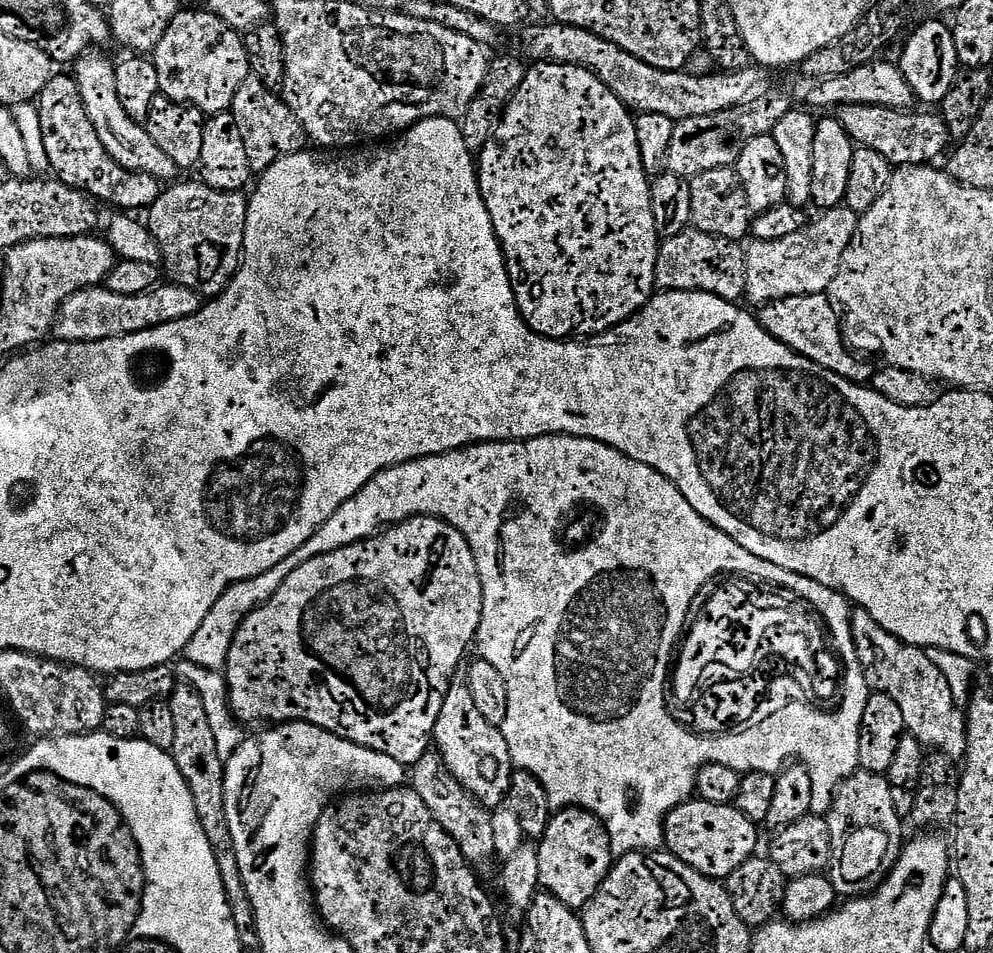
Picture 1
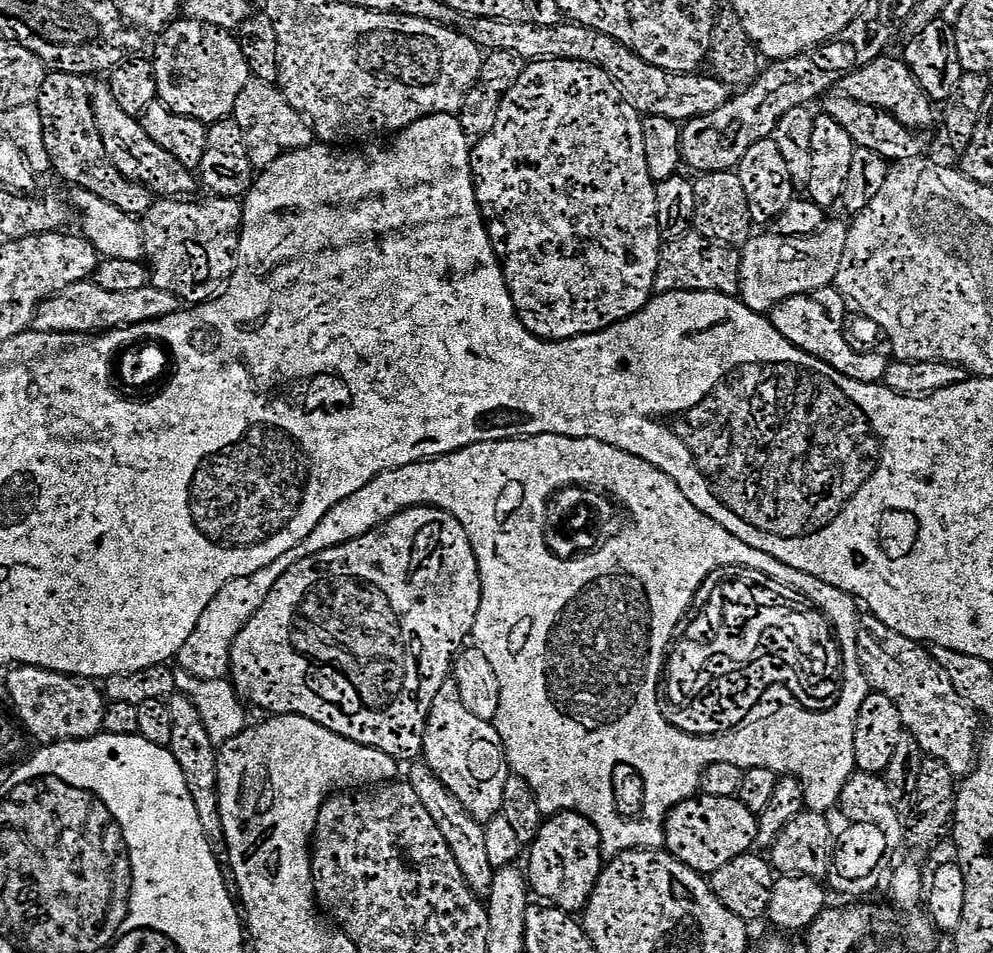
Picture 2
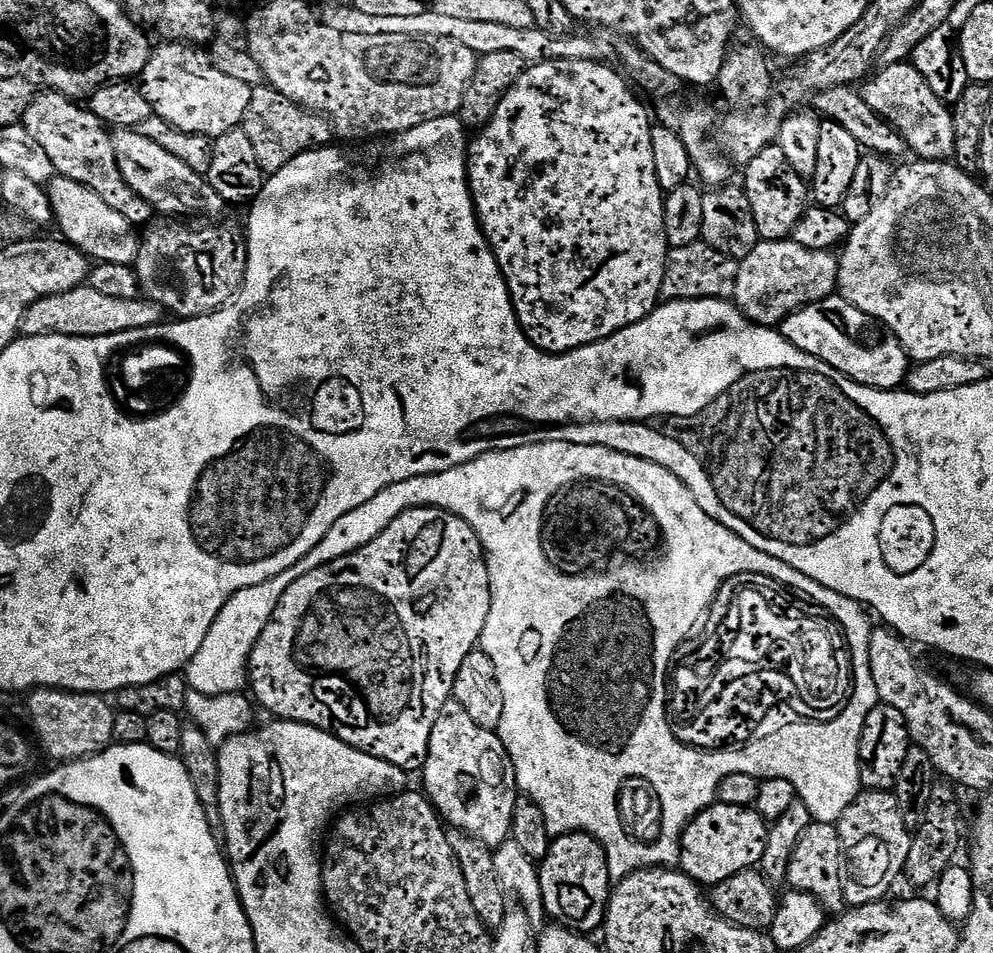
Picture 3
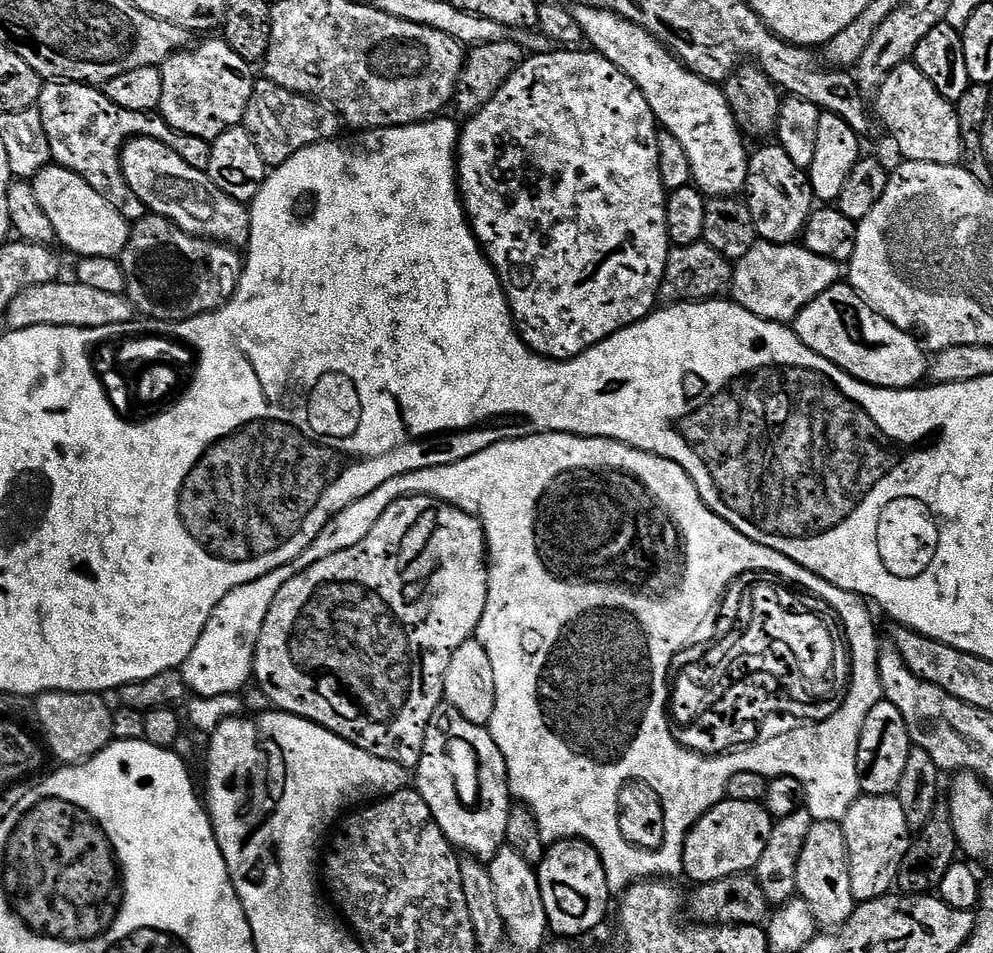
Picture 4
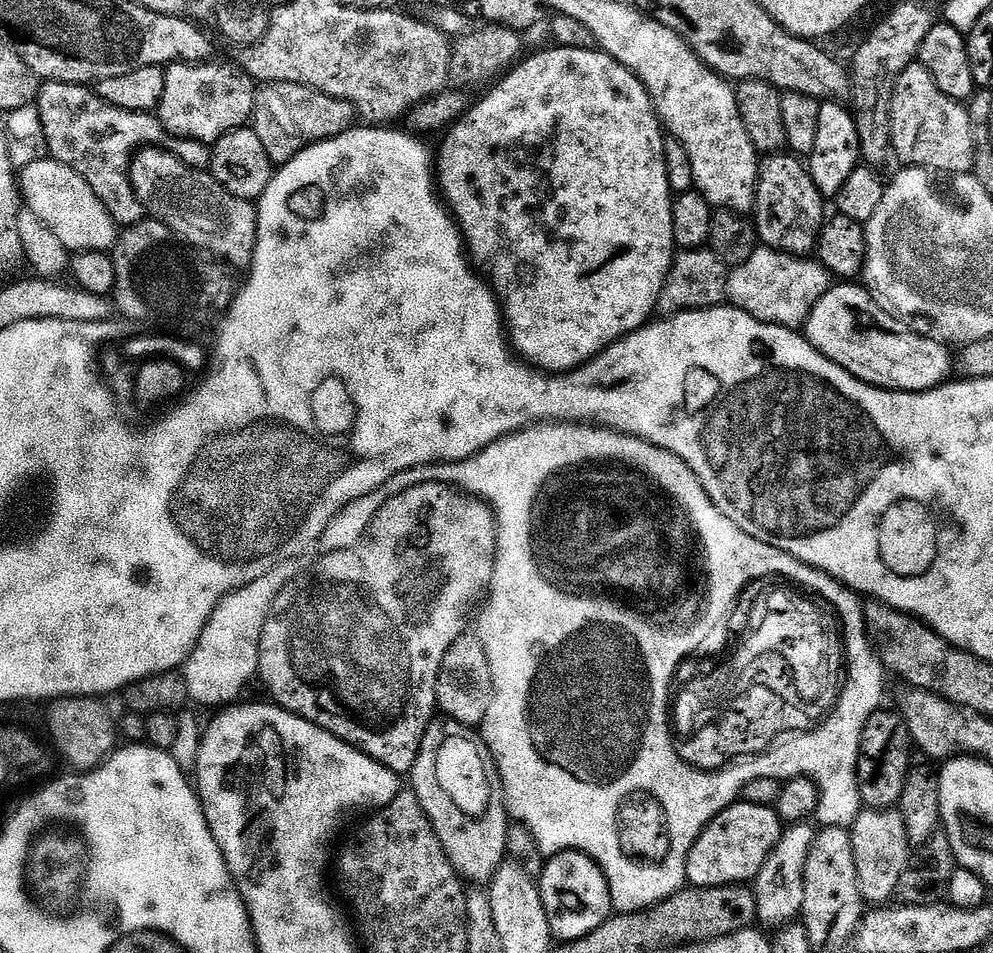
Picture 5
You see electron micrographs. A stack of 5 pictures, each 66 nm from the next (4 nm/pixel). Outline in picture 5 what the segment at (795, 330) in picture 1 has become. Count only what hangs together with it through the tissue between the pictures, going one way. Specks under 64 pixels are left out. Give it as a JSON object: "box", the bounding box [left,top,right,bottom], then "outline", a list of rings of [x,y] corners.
{"box":[802,282,949,392],"outline":[[[840,282],[829,288],[828,293],[814,306],[808,320],[802,325],[802,334],[823,356],[830,358],[830,362],[842,366],[842,370],[854,378],[873,384],[876,388],[886,388],[889,392],[928,392],[931,388],[939,388],[949,379],[949,349],[939,339],[927,340],[911,332],[904,324],[907,323],[877,306],[867,288],[856,282]]]}

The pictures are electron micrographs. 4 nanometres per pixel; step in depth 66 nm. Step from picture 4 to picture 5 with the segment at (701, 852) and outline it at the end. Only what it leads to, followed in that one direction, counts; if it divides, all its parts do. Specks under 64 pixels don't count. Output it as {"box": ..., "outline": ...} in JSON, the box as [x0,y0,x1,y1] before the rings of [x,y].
{"box":[686,802,782,888],"outline":[[[737,802],[722,810],[702,830],[688,855],[686,874],[693,888],[717,888],[727,884],[747,885],[760,875],[774,846],[780,841],[782,821],[775,807]]]}

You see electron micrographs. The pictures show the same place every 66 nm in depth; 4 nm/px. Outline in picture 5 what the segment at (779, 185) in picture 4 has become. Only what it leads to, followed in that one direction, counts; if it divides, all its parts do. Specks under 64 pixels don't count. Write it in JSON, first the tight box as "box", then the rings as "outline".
{"box":[754,154,826,257],"outline":[[[768,154],[759,161],[754,209],[756,235],[765,248],[791,256],[807,257],[815,249],[820,229],[824,226],[826,200],[816,189],[807,167],[795,155],[784,155]]]}

